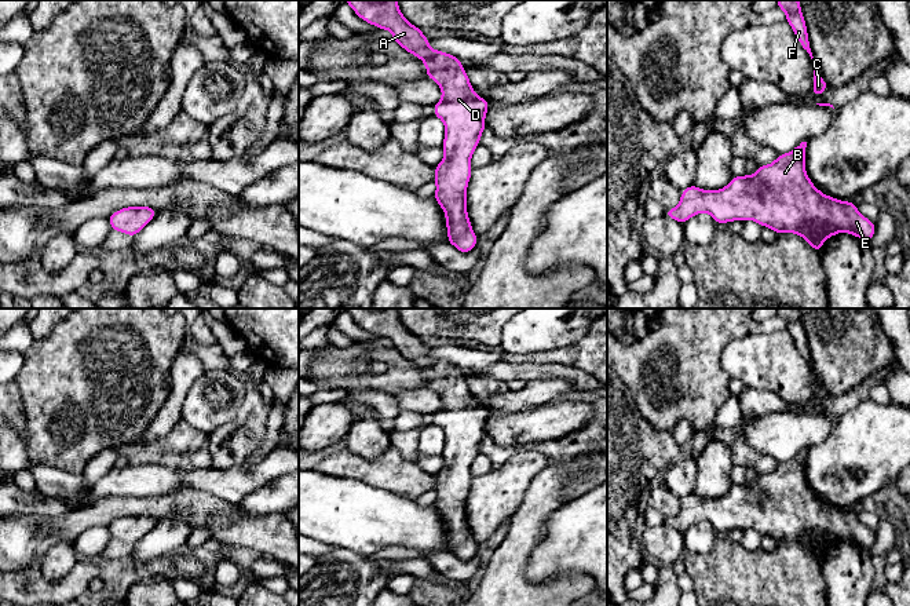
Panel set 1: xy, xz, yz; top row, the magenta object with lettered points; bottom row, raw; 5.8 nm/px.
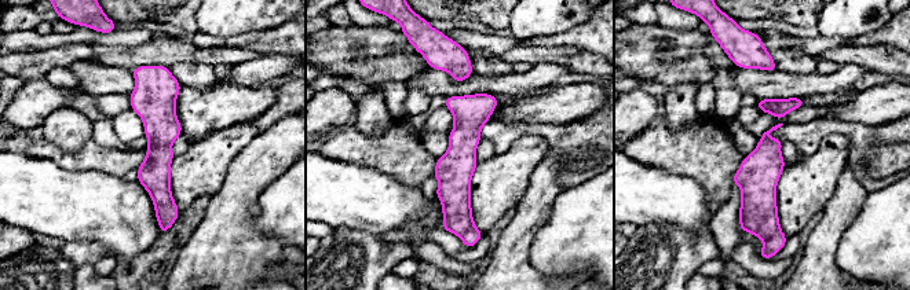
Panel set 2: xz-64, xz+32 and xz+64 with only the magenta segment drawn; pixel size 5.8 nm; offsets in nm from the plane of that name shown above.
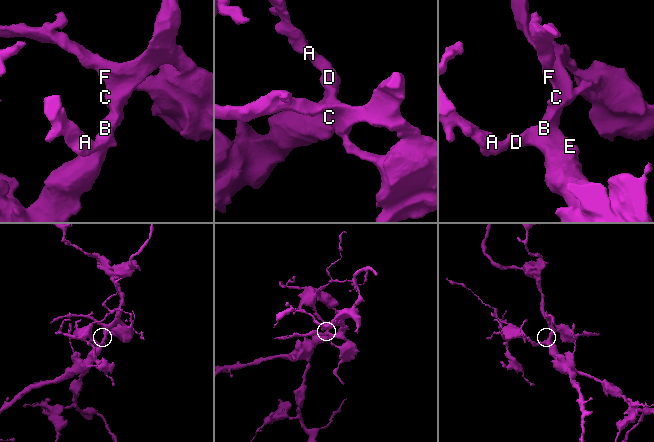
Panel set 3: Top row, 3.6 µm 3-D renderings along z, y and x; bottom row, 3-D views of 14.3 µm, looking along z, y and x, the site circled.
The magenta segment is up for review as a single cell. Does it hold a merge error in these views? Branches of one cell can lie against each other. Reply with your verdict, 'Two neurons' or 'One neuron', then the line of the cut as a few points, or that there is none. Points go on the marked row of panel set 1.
One neuron. No split

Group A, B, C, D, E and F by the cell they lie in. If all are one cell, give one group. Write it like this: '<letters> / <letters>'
A B C D E F

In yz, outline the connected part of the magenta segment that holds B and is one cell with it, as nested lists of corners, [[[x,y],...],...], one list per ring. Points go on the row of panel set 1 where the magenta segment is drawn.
[[[801,142],[786,154],[778,154],[768,165],[760,165],[754,175],[732,176],[720,190],[702,190],[695,185],[681,191],[676,208],[666,209],[665,216],[684,224],[691,216],[708,212],[716,224],[732,220],[754,220],[778,233],[801,236],[818,253],[825,240],[837,233],[849,233],[870,244],[876,224],[858,212],[856,204],[840,201],[818,190],[805,172],[805,147]]]

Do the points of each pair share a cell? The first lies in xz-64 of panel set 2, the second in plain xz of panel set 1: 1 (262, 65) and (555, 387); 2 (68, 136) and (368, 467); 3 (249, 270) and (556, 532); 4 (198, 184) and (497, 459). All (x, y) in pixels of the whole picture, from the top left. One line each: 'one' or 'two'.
1: one
2: two
3: two
4: two

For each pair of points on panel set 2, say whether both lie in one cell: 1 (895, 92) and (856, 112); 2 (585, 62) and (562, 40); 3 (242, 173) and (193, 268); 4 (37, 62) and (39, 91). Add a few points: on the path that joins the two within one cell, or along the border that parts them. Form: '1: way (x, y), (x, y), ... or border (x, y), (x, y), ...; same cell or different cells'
1: way (885, 102), (866, 107); same cell
2: border (536, 46), (574, 46), (599, 57); different cells
3: way (238, 197), (230, 215), (227, 234), (216, 245); same cell
4: border (44, 77), (25, 83); different cells

